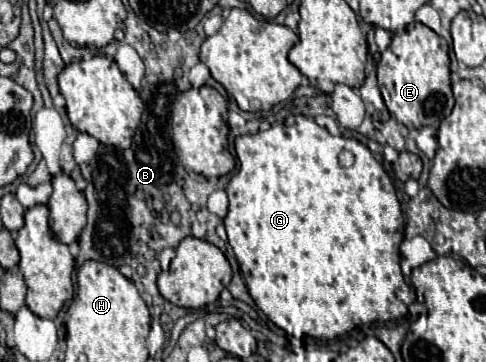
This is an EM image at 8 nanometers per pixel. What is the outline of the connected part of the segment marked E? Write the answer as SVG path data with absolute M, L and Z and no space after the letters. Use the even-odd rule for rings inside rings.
M415 23L393 35L391 45L381 53L377 79L383 101L391 115L405 127L437 127L453 109L453 93L449 81L449 47L423 23Z

